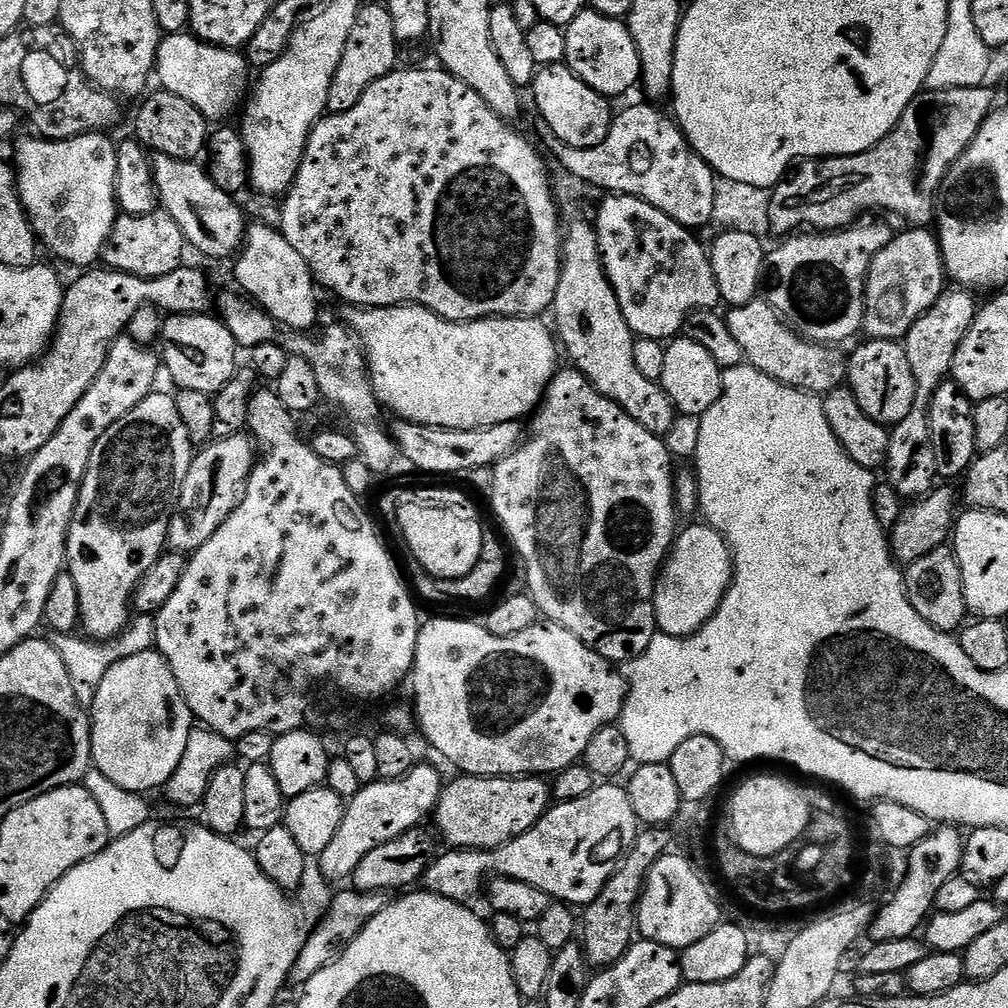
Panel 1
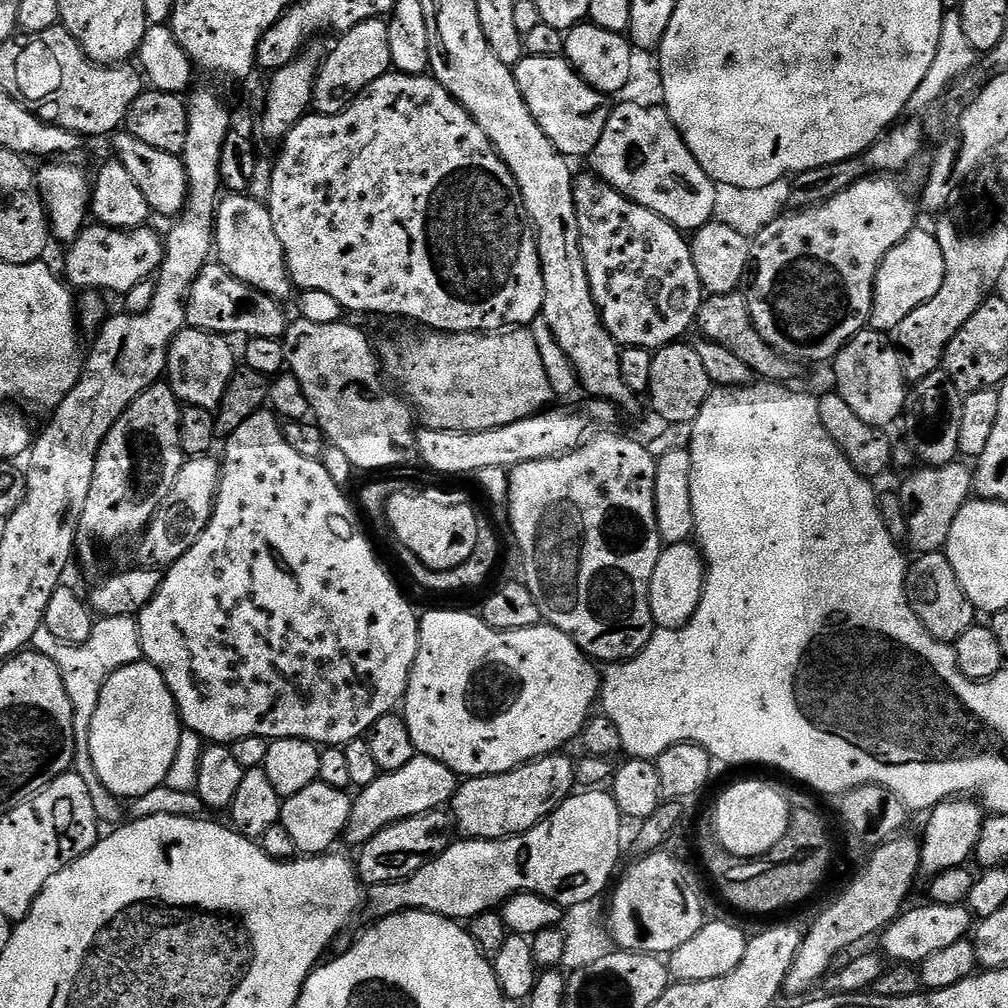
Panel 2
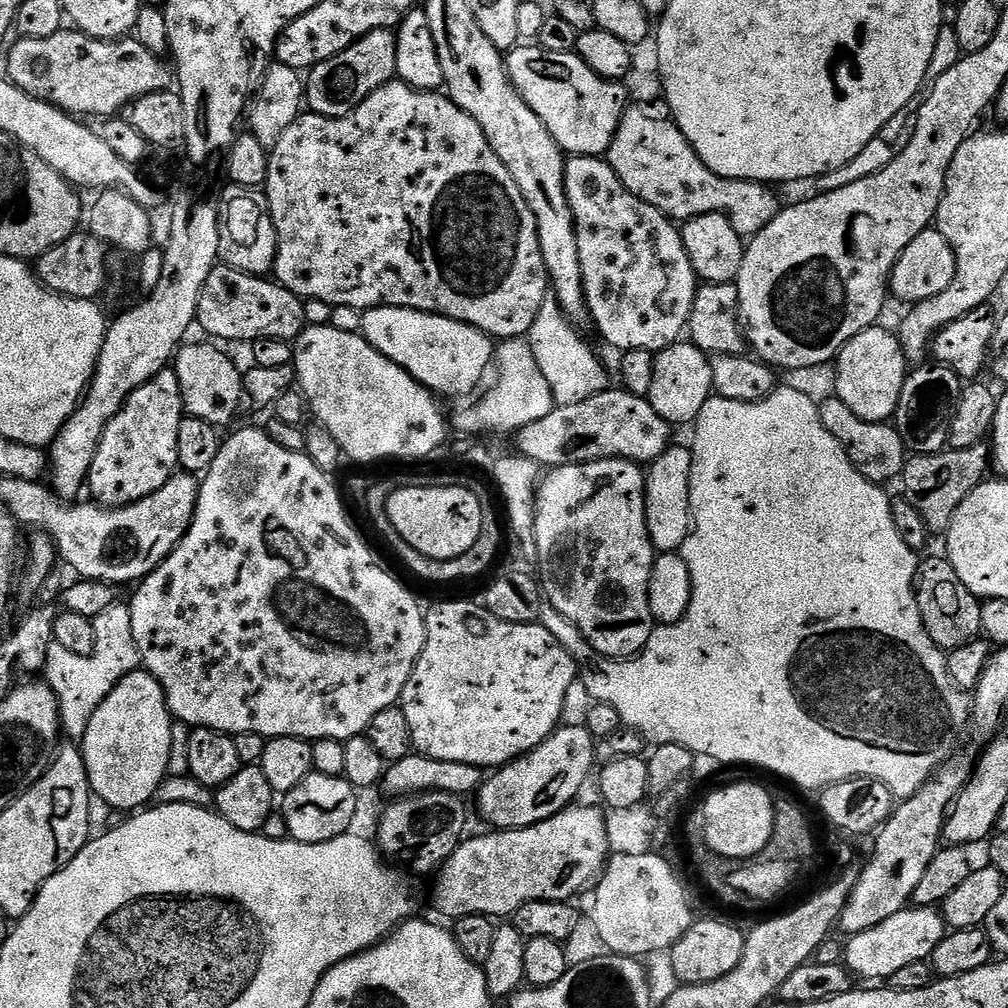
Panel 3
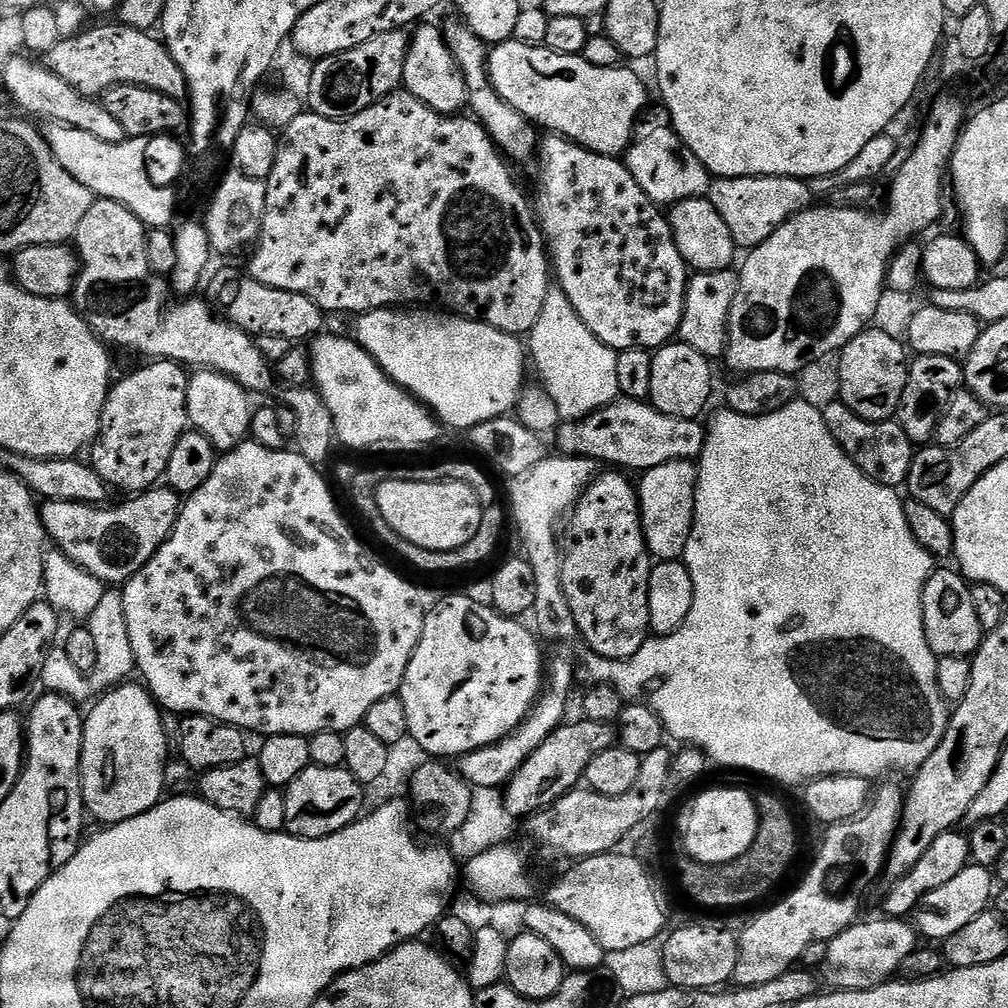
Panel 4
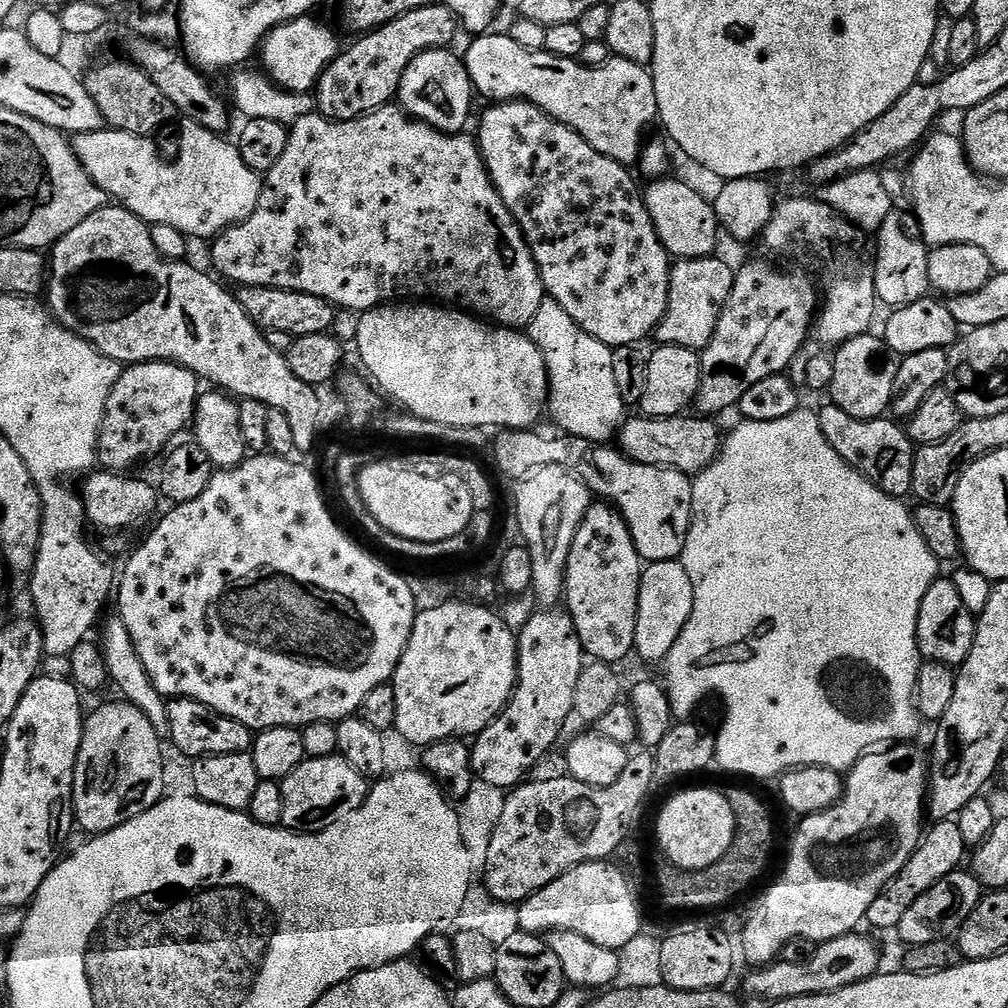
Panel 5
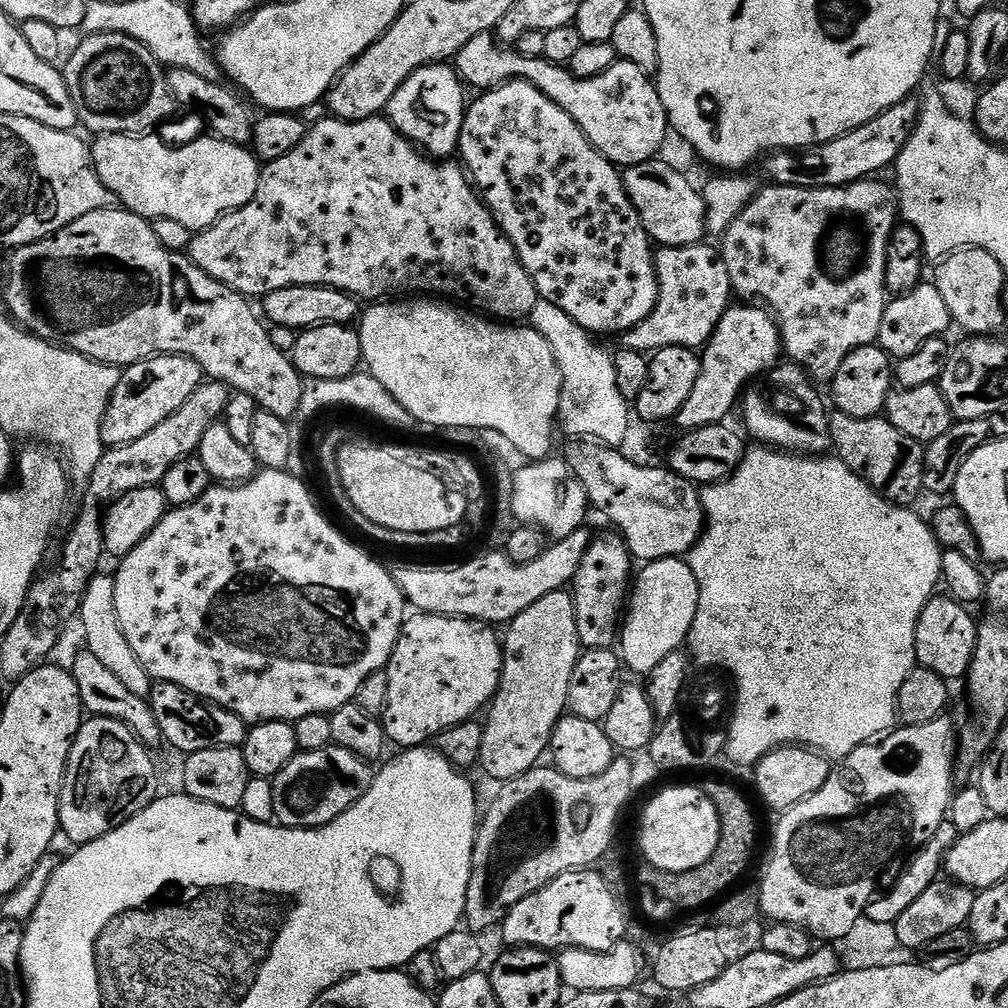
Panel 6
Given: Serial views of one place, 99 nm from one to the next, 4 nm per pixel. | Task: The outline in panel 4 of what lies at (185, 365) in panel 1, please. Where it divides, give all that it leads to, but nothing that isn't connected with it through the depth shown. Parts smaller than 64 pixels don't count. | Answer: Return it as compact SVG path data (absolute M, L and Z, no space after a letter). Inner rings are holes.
M208 369L195 371L187 386L187 414L189 425L210 438L219 453L229 452L247 439L251 431L252 405L247 389L229 376Z

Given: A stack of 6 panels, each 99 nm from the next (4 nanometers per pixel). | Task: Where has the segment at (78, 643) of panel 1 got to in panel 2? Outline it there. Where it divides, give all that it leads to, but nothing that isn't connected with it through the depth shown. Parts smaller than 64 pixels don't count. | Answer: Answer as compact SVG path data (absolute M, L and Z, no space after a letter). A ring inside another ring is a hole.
M132 616L101 617L93 623L90 638L80 644L59 642L42 623L34 632L31 647L35 652L46 654L62 674L63 685L66 686L71 705L74 706L75 765L80 766L90 761L90 725L106 678L122 666L135 664L143 659L139 623Z

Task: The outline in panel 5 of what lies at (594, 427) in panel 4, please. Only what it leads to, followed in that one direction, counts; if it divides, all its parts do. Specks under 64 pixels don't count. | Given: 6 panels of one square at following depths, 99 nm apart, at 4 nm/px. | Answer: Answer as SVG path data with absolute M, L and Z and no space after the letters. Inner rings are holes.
M681 414L679 416L629 415L619 433L618 444L625 456L640 464L659 468L676 468L680 472L695 474L706 470L720 453L722 431L712 418L703 415Z

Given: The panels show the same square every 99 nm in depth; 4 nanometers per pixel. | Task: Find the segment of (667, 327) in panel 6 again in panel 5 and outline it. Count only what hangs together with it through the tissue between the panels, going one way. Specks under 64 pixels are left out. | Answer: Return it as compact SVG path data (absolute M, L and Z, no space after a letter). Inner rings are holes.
M713 254L706 258L677 259L673 263L666 314L654 333L657 345L673 344L693 350L708 347L736 281L734 268L718 257L719 255Z

